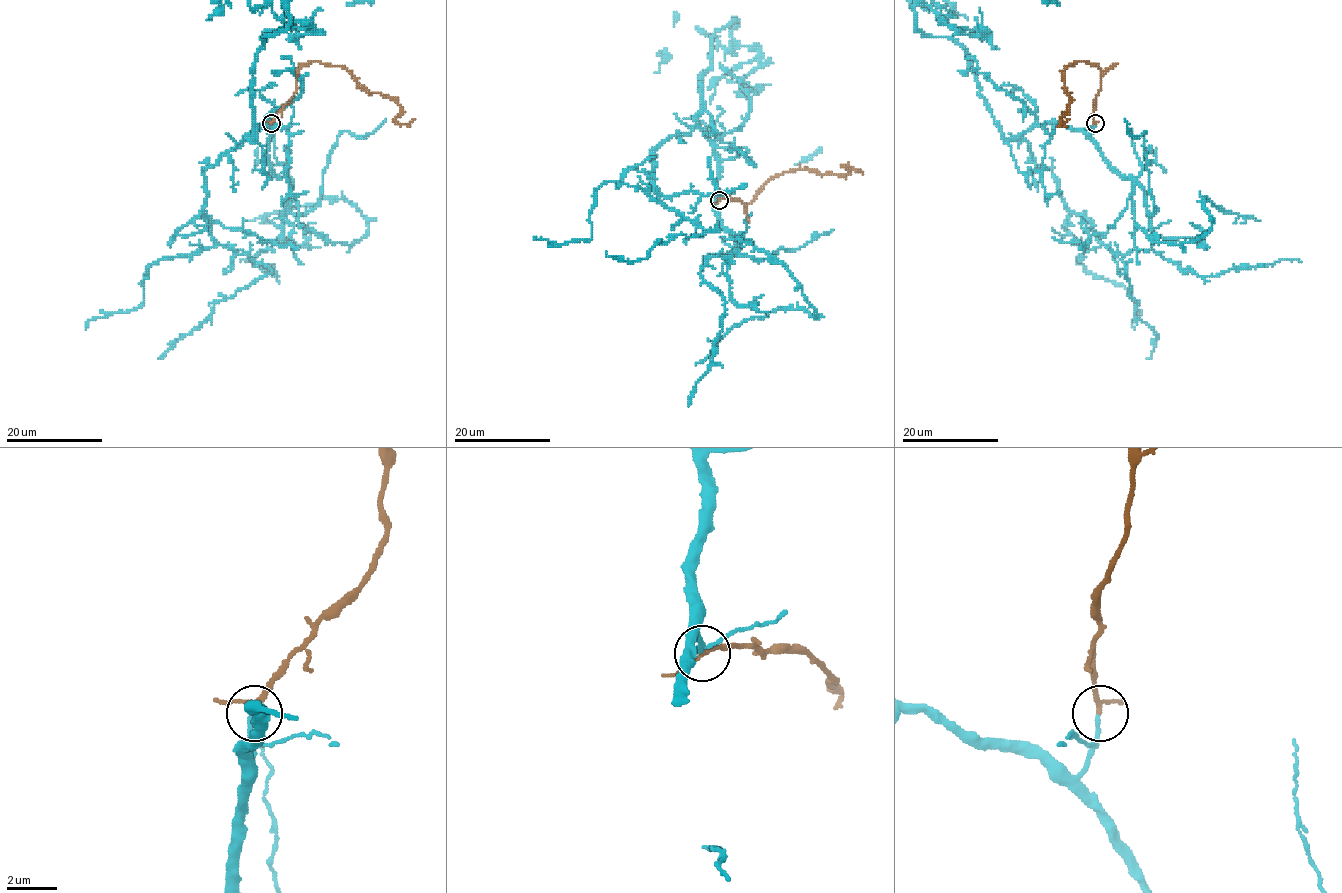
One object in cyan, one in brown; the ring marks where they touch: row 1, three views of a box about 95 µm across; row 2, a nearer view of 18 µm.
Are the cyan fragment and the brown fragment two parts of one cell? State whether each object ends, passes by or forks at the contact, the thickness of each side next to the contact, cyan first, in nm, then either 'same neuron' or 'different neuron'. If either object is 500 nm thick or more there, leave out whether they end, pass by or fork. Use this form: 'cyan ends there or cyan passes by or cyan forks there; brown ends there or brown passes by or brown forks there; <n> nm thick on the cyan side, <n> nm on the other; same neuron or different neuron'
cyan ends there; brown passes by; 180 nm thick on the cyan side, 160 nm on the other; same neuron

